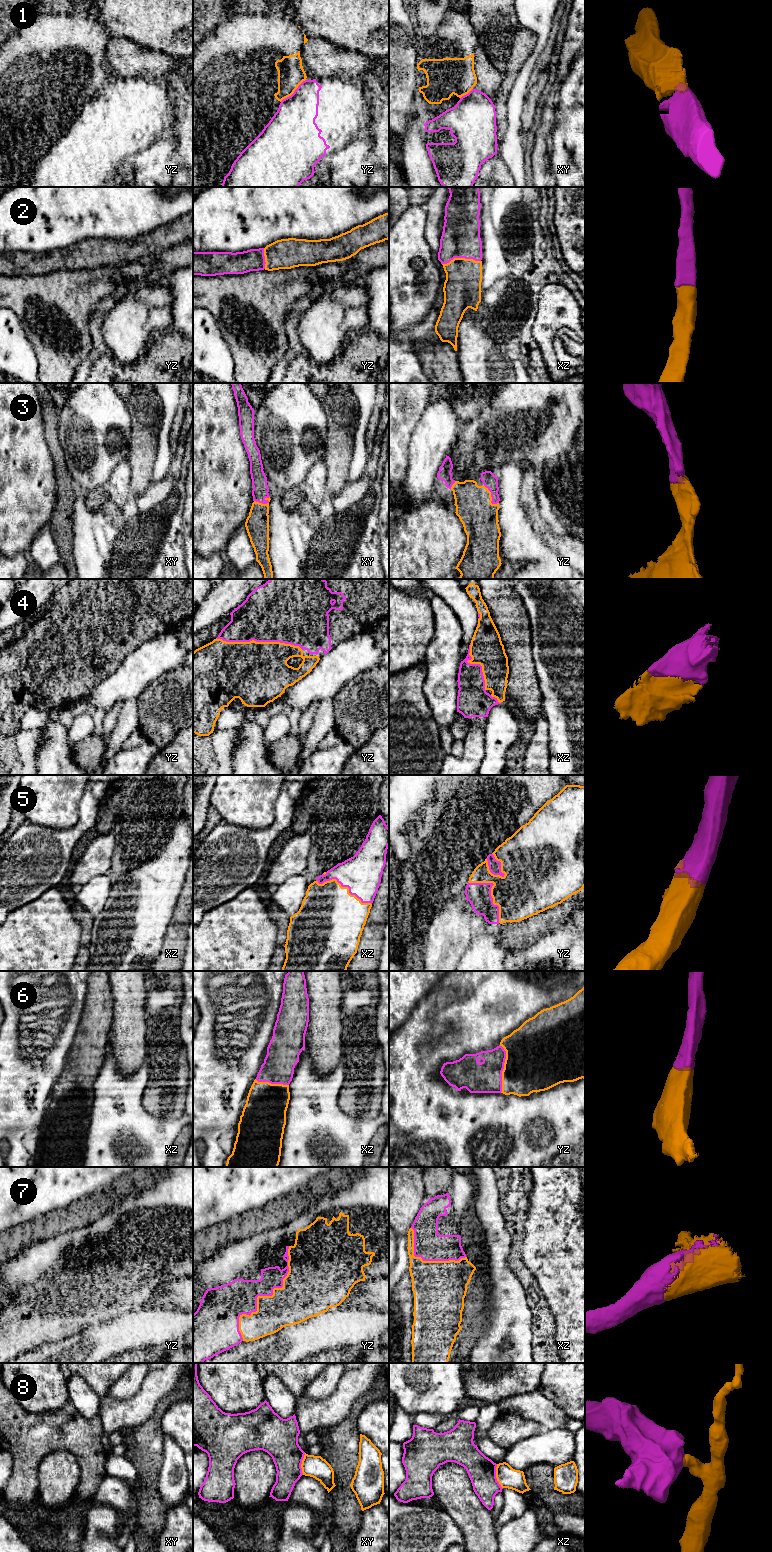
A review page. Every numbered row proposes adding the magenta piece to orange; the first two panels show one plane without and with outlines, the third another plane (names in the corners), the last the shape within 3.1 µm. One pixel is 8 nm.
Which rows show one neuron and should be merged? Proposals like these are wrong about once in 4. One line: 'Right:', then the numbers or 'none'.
Right: 2, 3, 4, 5, 6, 7

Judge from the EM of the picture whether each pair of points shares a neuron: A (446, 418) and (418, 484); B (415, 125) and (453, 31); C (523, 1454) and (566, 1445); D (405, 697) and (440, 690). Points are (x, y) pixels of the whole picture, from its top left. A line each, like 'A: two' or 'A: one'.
A: one
B: two
C: one
D: two

